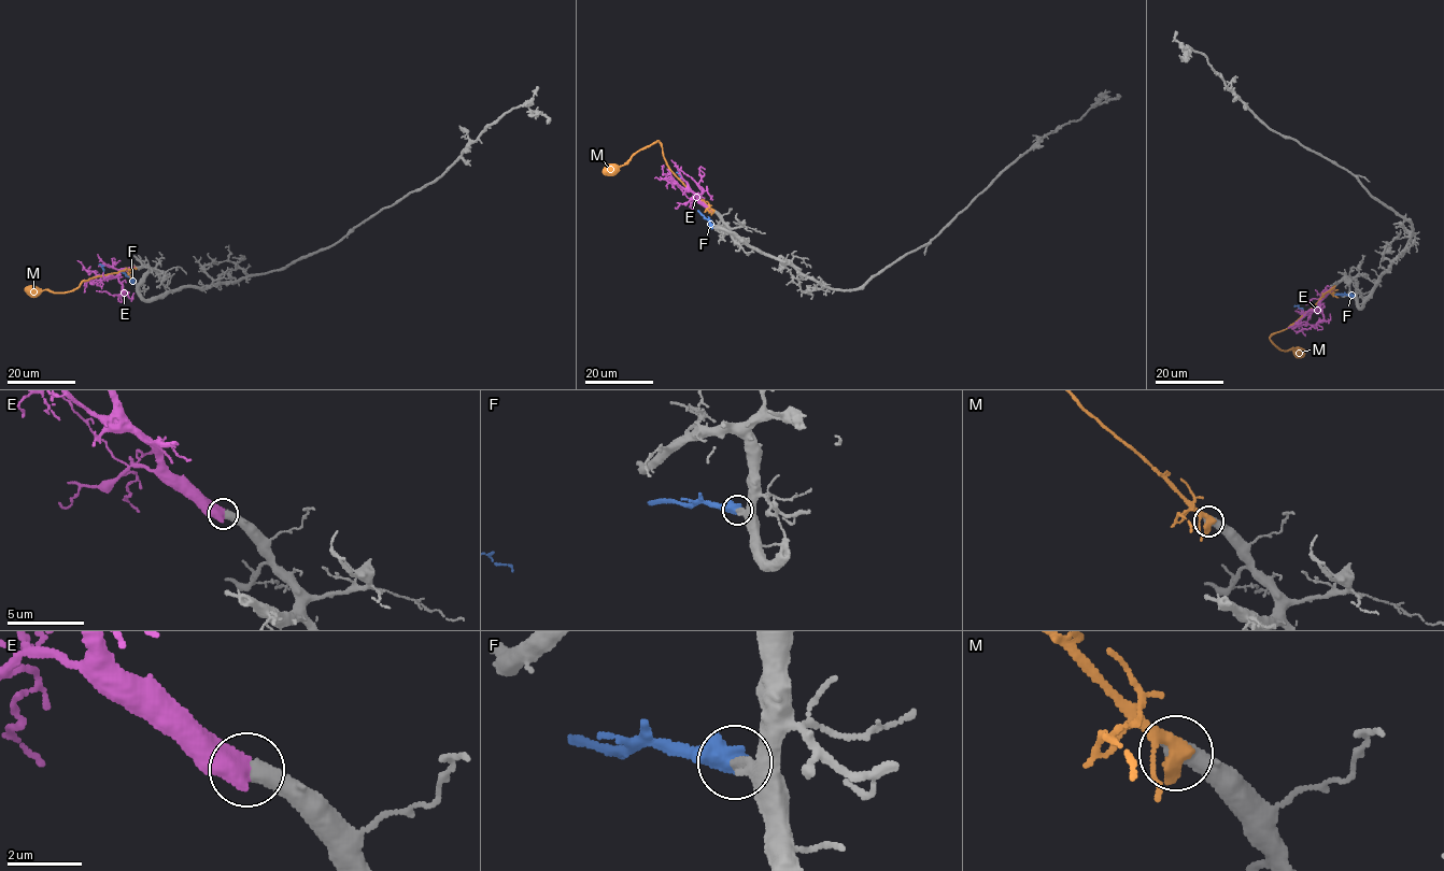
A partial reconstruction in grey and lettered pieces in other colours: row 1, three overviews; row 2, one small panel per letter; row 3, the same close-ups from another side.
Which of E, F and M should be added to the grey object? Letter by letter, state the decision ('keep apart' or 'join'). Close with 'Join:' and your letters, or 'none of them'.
E: join
F: keep apart
M: keep apart
Join: E

